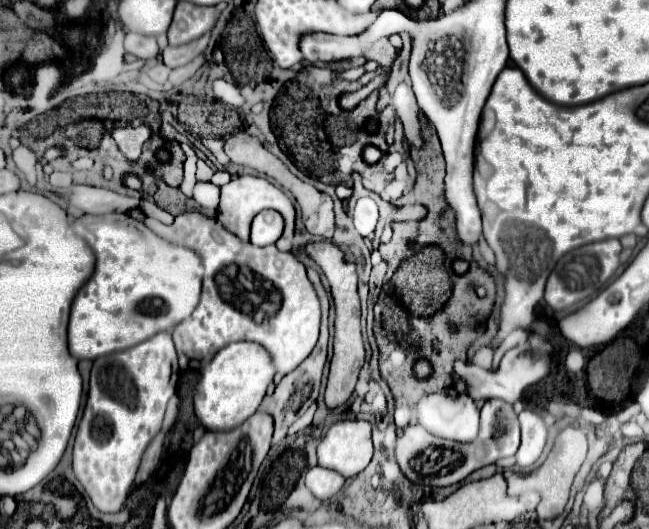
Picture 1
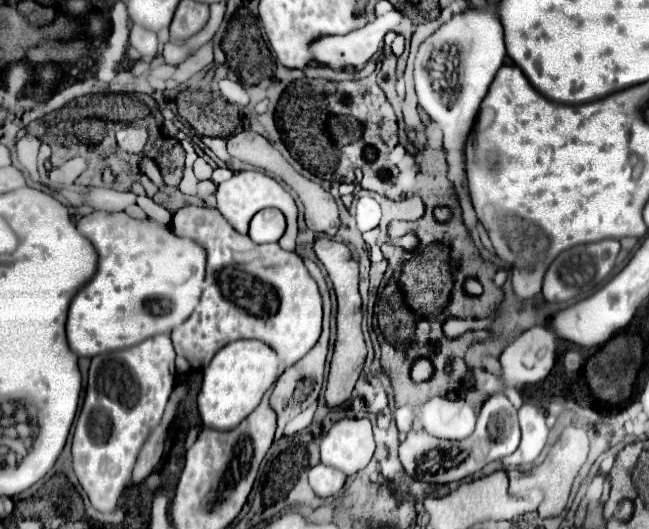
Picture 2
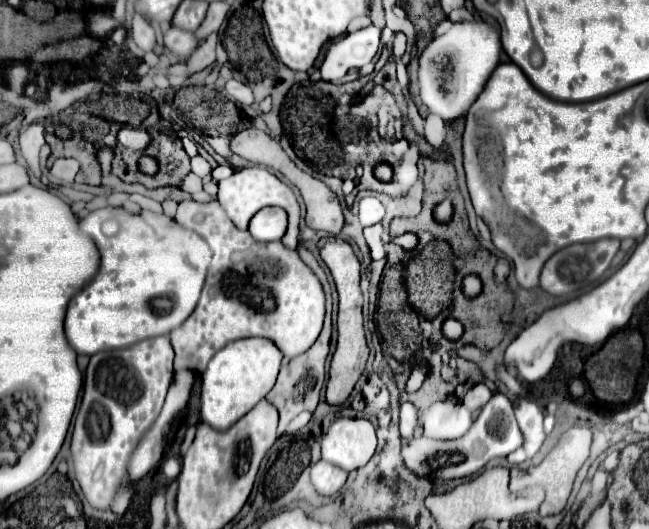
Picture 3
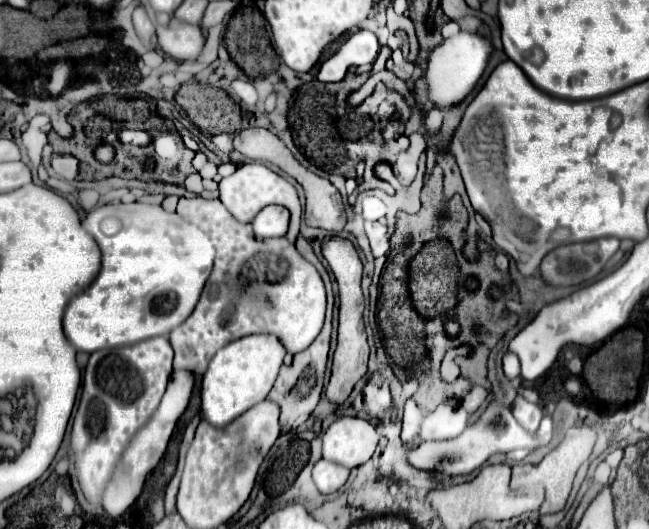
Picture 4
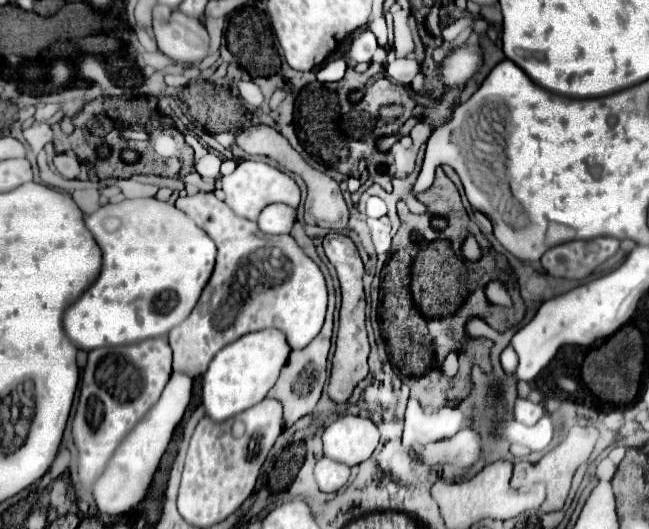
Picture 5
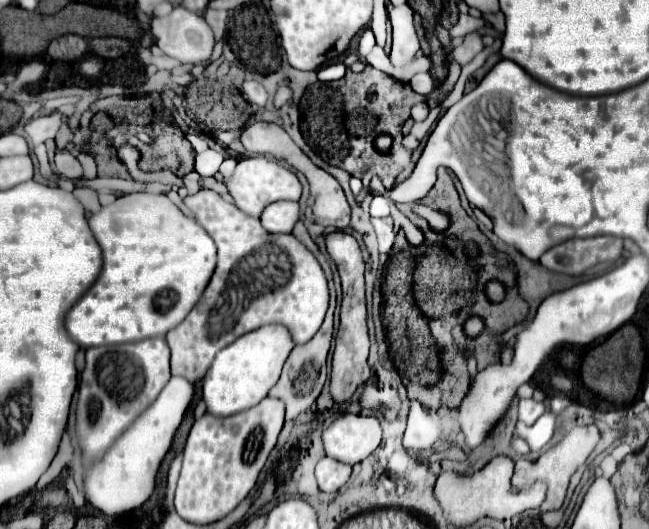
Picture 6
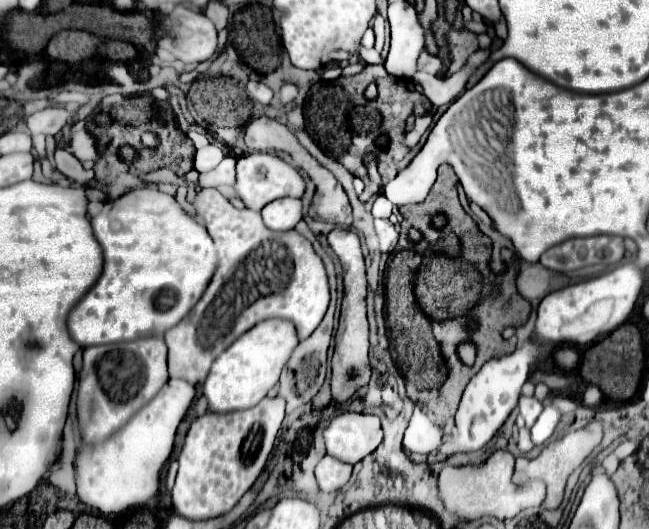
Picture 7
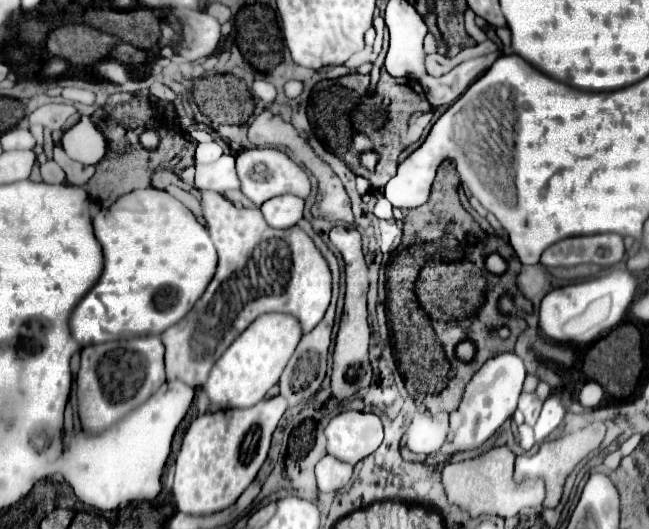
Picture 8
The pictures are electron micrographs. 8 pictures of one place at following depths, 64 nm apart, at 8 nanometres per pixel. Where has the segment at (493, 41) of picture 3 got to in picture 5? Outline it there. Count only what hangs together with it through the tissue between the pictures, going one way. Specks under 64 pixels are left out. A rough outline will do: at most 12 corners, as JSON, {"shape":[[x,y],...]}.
{"shape":[[462,44],[440,62],[446,90],[474,76],[480,48]]}

